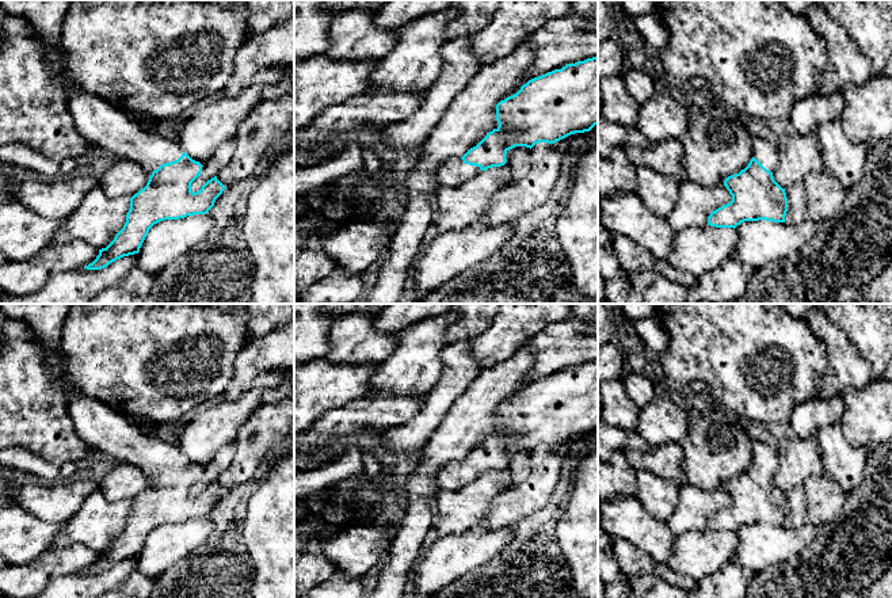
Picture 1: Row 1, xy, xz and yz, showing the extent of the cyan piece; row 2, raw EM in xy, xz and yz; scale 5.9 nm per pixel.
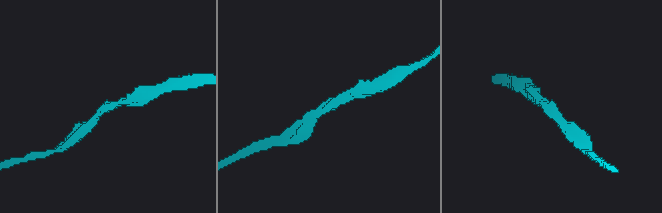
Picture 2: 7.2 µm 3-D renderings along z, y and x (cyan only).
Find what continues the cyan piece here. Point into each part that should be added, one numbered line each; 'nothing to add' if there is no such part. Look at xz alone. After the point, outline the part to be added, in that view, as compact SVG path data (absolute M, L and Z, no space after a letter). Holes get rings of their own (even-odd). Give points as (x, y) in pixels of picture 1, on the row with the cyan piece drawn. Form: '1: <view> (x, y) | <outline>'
1: xz (454, 171) | M453 157L441 164L438 171L438 184L458 186L480 172L480 167L465 164L461 157Z

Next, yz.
1: yz (765, 152) | M752 137L751 146L752 157L755 157L766 170L773 172L778 165L777 145L763 140L762 137Z

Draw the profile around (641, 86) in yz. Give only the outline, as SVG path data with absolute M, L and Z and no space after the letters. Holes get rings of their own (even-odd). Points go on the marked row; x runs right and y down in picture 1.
M626 68L621 77L625 89L640 106L649 100L655 92L662 88L660 81L655 76L636 68Z

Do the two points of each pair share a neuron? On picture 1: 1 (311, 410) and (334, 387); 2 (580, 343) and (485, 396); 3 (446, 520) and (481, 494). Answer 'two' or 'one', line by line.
1: one
2: two
3: one

